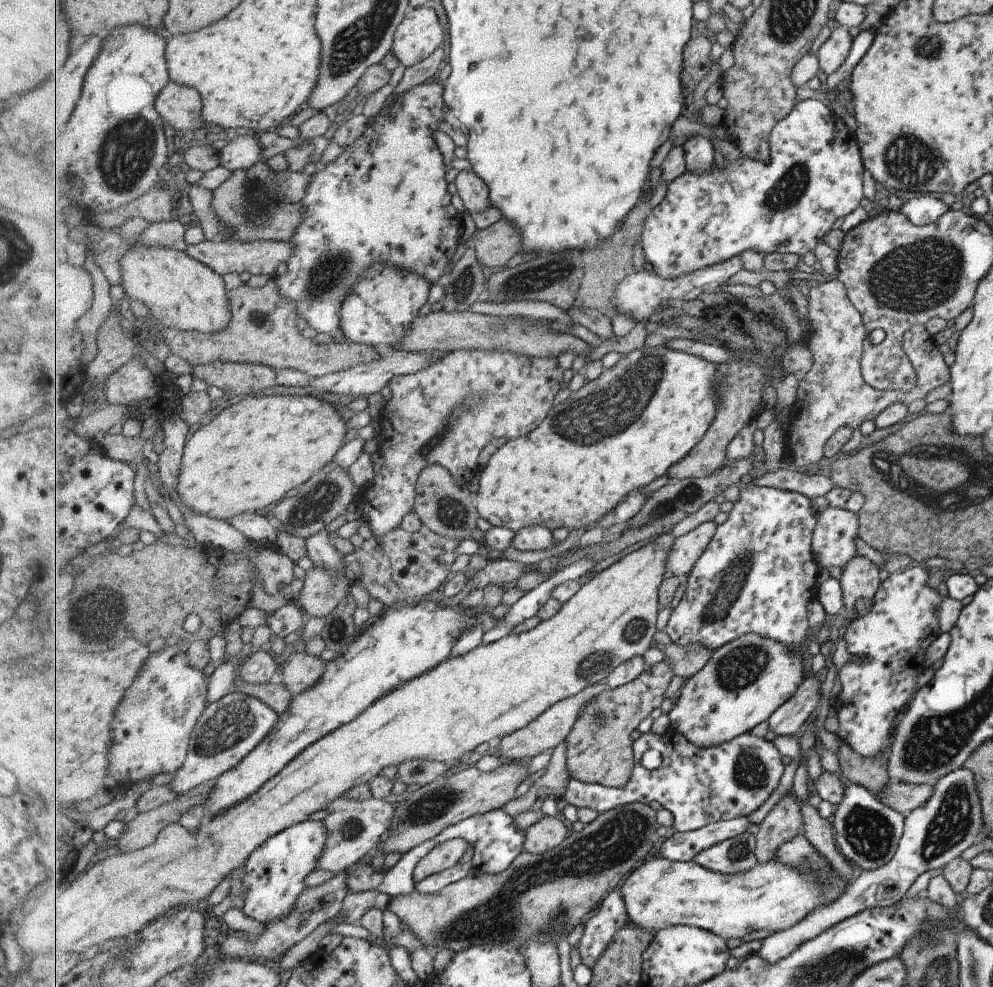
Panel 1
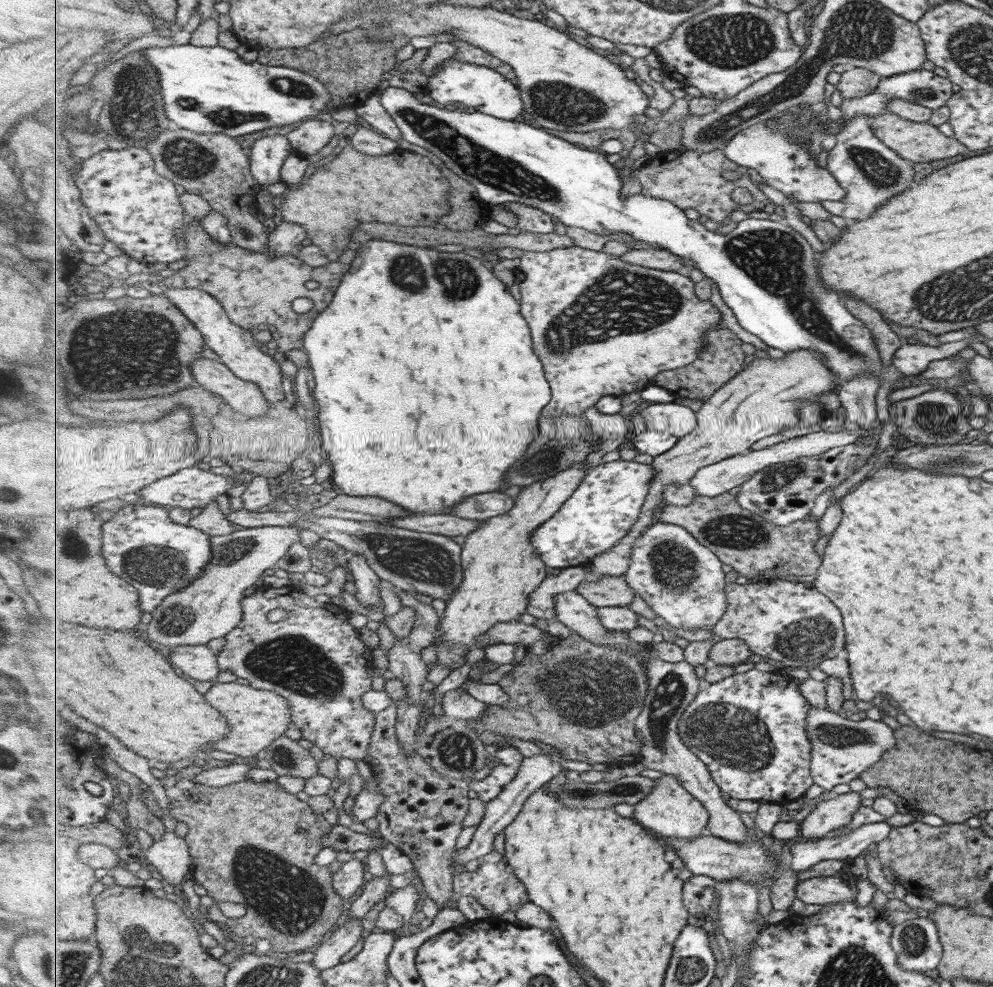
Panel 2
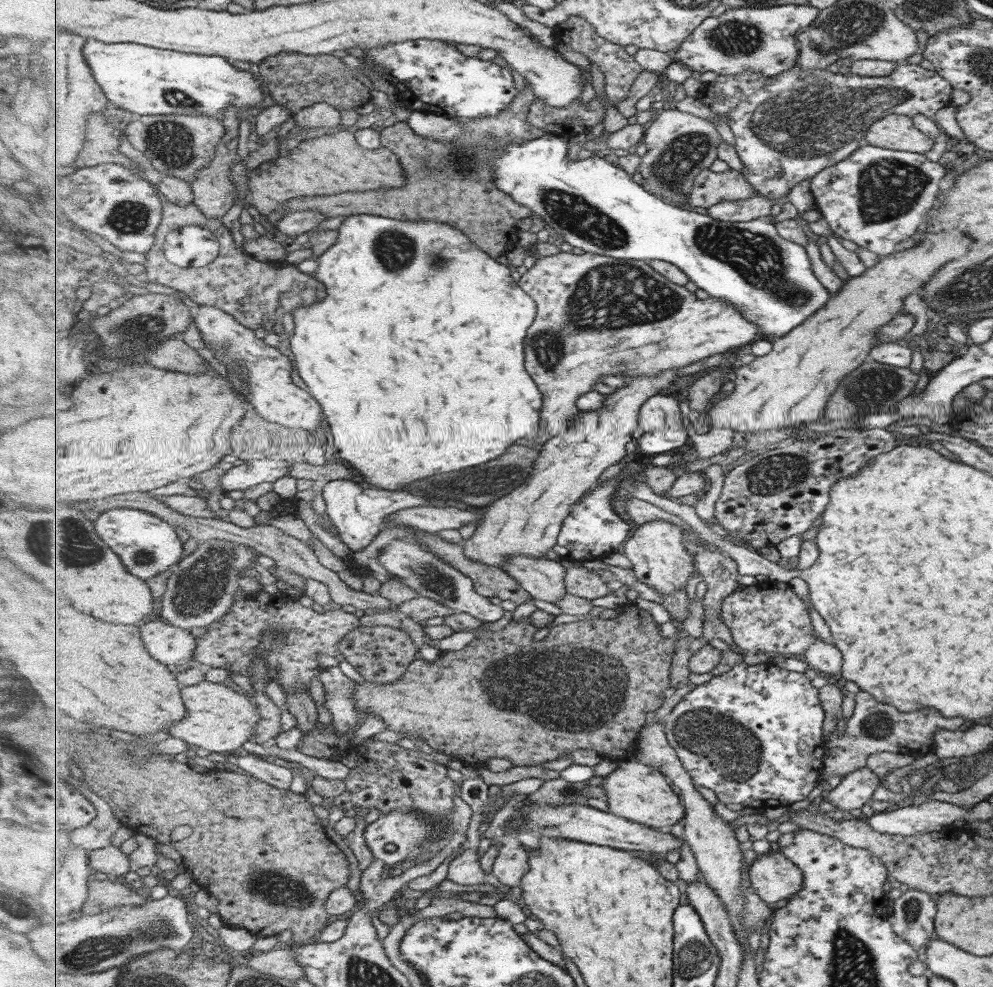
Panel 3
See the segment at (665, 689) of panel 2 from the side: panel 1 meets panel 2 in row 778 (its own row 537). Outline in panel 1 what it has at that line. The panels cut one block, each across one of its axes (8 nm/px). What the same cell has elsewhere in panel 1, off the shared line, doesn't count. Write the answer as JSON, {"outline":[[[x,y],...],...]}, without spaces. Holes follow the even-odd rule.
{"outline":[[[707,521],[695,527],[689,534],[676,538],[668,558],[668,568],[675,576],[687,578],[711,544],[718,526],[714,521]]]}

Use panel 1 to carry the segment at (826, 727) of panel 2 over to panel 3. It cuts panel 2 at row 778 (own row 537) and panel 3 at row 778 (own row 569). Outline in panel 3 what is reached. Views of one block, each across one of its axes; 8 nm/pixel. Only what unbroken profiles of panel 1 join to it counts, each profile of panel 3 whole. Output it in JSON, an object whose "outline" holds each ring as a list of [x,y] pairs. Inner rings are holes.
{"outline":[[[859,690],[854,695],[854,708],[852,715],[845,723],[843,733],[836,730],[827,732],[823,753],[824,774],[821,778],[833,778],[833,776],[846,776],[853,770],[859,770],[865,766],[865,760],[869,754],[875,752],[900,752],[916,758],[927,752],[934,752],[933,733],[939,729],[955,730],[961,724],[966,724],[963,718],[943,718],[933,708],[921,708],[913,712],[899,712],[889,704],[877,702],[869,693]]]}

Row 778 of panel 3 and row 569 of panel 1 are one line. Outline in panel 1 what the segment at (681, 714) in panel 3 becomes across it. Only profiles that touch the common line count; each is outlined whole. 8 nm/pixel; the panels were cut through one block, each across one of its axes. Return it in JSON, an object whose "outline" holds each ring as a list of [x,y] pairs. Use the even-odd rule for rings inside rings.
{"outline":[[[752,486],[740,492],[739,502],[733,504],[727,520],[718,526],[707,550],[701,555],[687,578],[665,630],[671,640],[680,645],[700,642],[707,648],[721,648],[747,633],[759,633],[784,642],[792,651],[801,644],[809,628],[807,604],[815,594],[817,566],[813,560],[813,529],[817,510],[804,494],[776,488]]]}

